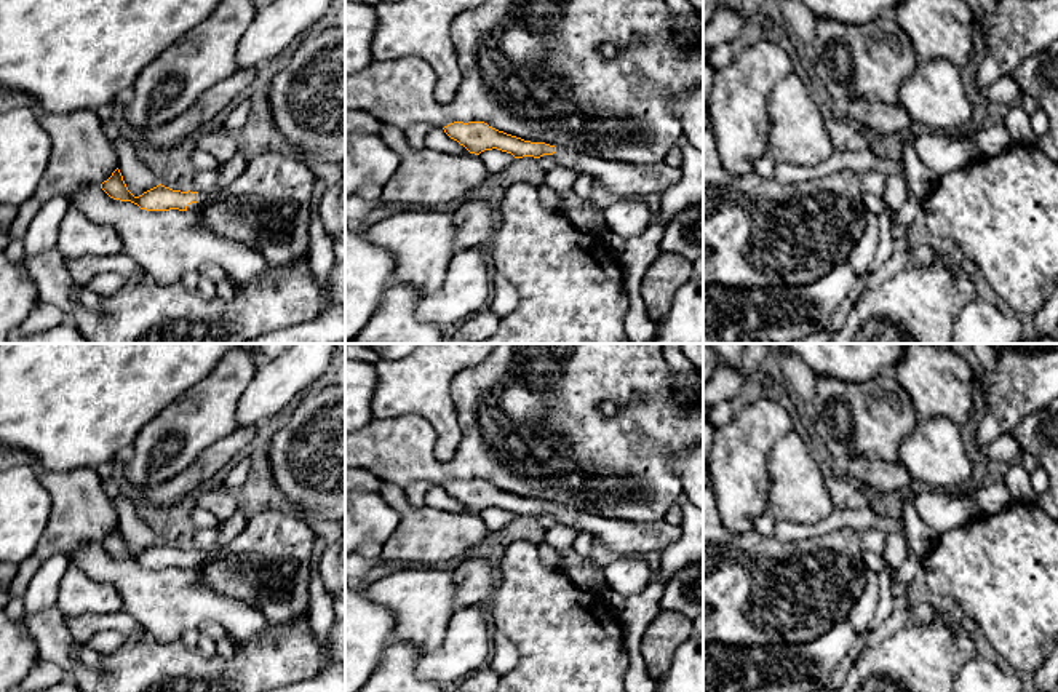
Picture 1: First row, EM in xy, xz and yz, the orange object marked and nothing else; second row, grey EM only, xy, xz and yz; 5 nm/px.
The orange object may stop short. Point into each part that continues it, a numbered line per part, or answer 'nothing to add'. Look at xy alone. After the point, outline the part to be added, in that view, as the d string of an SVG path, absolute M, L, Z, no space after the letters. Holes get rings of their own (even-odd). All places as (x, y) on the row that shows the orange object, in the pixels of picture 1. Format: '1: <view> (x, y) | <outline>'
1: xy (203, 197) | M198 192L198 201L197 203L190 203L187 206L187 211L197 213L200 208L203 208L209 200L209 193L206 192Z

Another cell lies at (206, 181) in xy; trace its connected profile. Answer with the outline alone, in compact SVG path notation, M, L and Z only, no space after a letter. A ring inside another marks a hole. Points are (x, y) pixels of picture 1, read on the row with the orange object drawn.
M217 165L217 168L213 171L205 171L205 173L197 174L190 185L190 192L211 193L213 190L216 190L216 184L219 181L222 168L224 165Z

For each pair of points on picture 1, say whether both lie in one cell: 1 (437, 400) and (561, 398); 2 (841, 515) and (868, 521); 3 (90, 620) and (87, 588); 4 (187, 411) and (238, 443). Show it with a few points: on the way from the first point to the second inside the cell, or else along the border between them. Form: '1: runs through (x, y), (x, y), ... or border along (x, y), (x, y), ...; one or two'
1: border along (469, 366), (454, 376), (449, 387), (461, 437); two
2: runs through (847, 518), (862, 520); one
3: border along (122, 609), (103, 614), (66, 616); two
4: border along (237, 425), (197, 457); two

